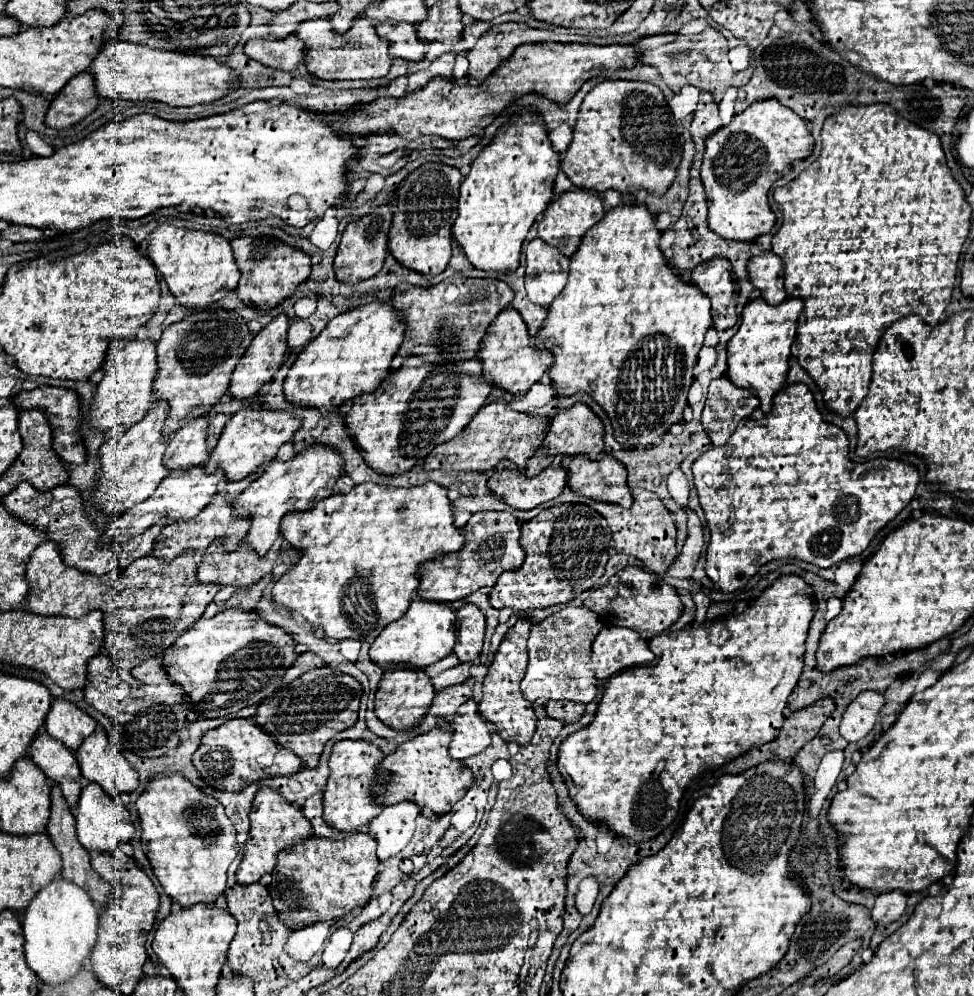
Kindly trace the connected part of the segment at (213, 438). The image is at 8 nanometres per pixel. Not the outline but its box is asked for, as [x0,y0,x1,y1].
[206,414,228,452]

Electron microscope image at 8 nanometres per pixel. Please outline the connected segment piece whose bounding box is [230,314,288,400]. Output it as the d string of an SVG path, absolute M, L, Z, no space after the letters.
M280 314L268 326L264 326L258 336L254 336L252 344L248 346L248 352L240 358L240 364L236 366L236 372L232 374L232 384L230 384L232 398L236 398L236 400L252 398L252 396L256 396L260 392L260 388L266 382L270 382L274 378L276 370L280 368L280 360L282 360L282 356L288 350L286 334L288 334L288 316Z

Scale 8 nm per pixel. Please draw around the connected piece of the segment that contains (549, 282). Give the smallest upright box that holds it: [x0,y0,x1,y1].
[526,238,568,308]

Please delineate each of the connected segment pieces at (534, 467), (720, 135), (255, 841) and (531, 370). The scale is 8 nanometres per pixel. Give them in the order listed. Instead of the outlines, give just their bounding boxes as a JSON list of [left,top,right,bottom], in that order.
[[526,404,604,476],[700,100,814,242],[236,788,312,886],[478,308,548,394]]

